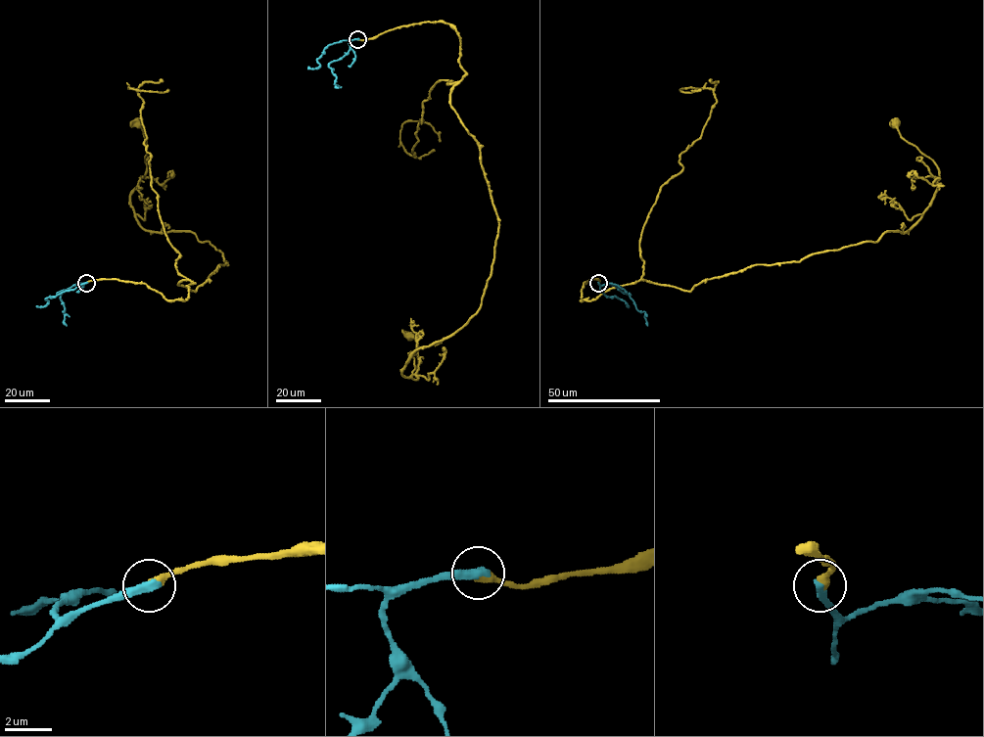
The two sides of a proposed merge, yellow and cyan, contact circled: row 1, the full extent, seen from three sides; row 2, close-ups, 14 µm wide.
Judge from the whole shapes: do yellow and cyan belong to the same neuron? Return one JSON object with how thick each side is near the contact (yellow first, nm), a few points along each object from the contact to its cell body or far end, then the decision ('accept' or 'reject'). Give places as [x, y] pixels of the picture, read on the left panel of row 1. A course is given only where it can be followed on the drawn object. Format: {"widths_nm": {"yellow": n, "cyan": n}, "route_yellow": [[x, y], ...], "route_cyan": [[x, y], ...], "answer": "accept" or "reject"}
{"widths_nm": {"yellow": 400, "cyan": 440}, "route_yellow": [[86, 283], [182, 300], [194, 283], [178, 283], [195, 291], [227, 262], [193, 233], [138, 223], [137, 122]], "route_cyan": [[86, 283], [75, 284], [57, 294], [64, 308], [66, 326]], "answer": "accept"}

